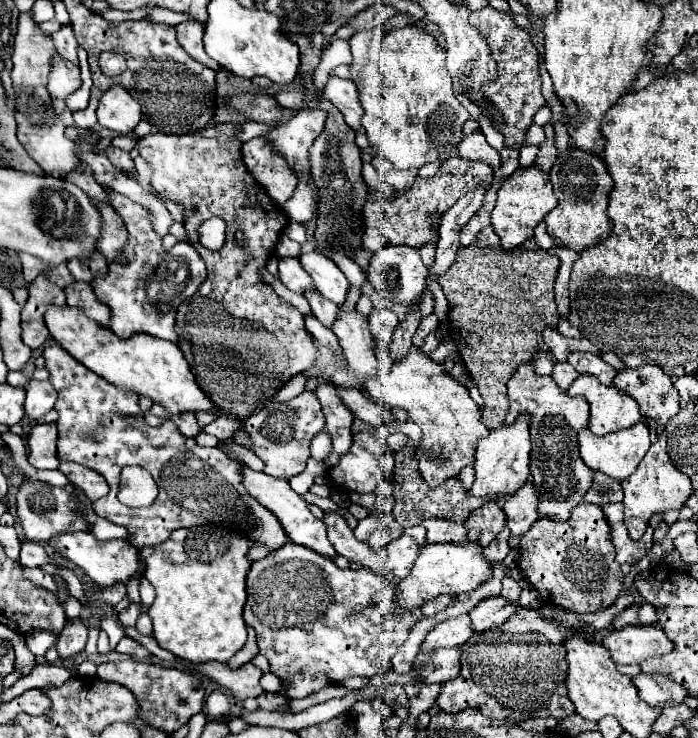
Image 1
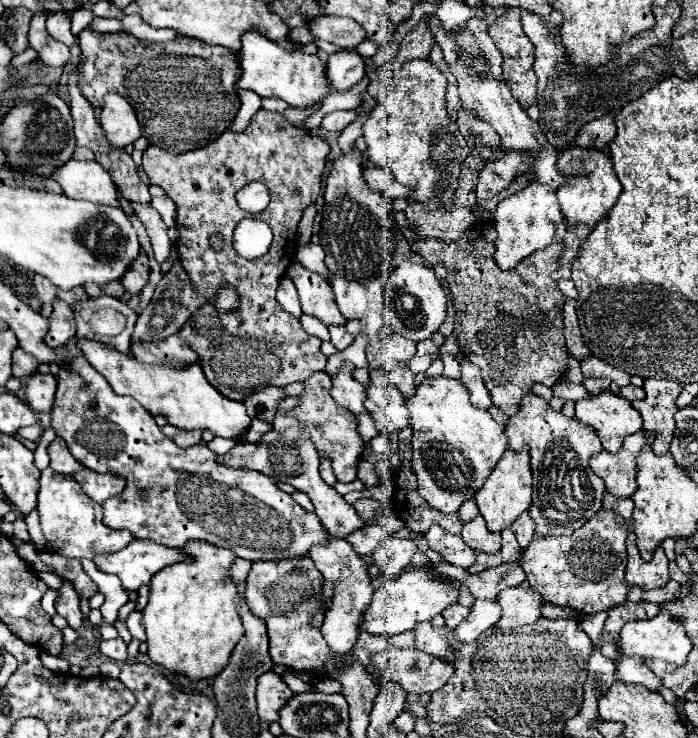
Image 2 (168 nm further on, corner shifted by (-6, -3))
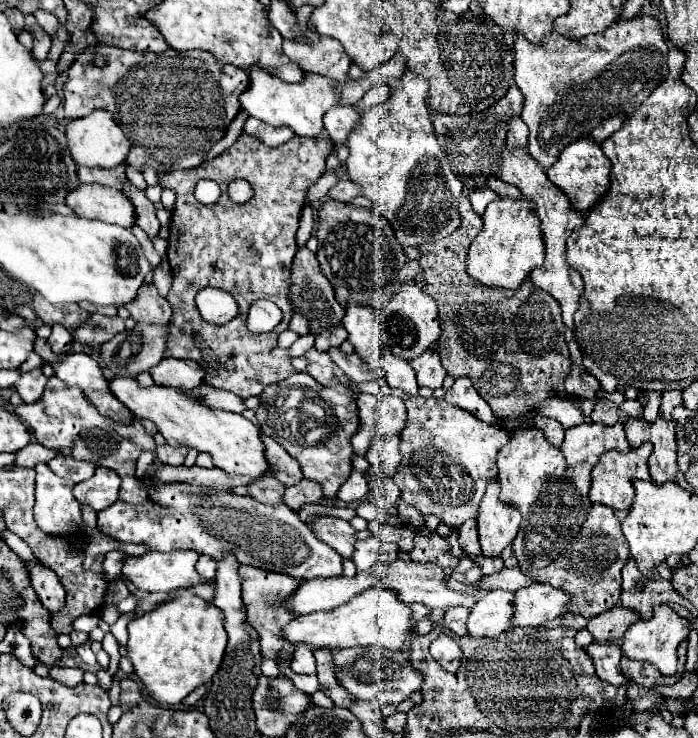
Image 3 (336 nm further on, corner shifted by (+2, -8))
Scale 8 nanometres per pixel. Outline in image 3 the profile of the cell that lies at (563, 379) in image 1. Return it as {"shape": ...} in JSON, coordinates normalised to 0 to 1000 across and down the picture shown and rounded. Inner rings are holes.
{"shape":[[[765,565],[762,579],[774,581],[779,587],[779,592],[785,592],[785,598],[791,603],[799,603],[799,606],[805,603],[805,598],[808,598],[808,581],[805,581],[805,576],[799,570],[785,568],[785,565]]]}

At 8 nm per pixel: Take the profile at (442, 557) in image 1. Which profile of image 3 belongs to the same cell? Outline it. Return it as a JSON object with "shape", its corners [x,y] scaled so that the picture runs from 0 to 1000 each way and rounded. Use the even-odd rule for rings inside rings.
{"shape":[[[524,798],[499,817],[476,828],[453,828],[441,833],[421,836],[407,852],[404,863],[418,874],[438,871],[447,882],[453,879],[496,879],[496,877],[553,877],[573,879],[579,874],[582,858],[587,852],[587,825],[570,814],[570,809],[556,798]]]}

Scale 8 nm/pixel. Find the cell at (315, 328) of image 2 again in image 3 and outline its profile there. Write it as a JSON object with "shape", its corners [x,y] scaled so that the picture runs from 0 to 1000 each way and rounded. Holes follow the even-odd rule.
{"shape":[[[446,451],[428,457],[414,472],[414,482],[417,485],[424,485],[436,481],[436,478],[450,470],[450,465],[451,457]]]}

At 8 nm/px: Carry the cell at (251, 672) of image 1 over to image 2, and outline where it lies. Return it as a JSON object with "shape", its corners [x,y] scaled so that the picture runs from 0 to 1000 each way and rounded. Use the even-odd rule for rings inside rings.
{"shape":[[[378,911],[370,919],[370,970],[378,978],[395,978],[398,976],[398,962],[401,957],[415,949],[421,940],[418,935],[404,924],[404,919],[393,911]]]}

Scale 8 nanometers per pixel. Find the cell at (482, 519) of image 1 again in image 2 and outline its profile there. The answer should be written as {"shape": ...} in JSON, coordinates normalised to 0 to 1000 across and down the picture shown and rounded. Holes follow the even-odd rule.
{"shape":[[[682,699],[679,705],[668,707],[665,715],[662,715],[662,732],[679,743],[679,745],[691,745],[696,751],[711,751],[716,745],[716,734],[719,734],[719,726],[716,721],[702,721],[693,710],[693,702],[691,699]]]}

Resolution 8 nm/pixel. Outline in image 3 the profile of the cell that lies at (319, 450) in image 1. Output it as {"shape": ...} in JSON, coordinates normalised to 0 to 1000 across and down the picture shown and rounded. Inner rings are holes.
{"shape":[[[433,649],[427,657],[413,660],[404,676],[407,676],[407,682],[410,682],[418,692],[427,695],[438,682],[458,682],[458,676],[461,676],[461,663],[458,663],[458,657],[441,652],[441,649]]]}

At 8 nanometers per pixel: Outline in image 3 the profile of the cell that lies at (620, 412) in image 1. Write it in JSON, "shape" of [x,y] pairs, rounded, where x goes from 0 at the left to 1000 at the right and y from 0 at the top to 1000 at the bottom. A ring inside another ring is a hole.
{"shape":[[[834,573],[811,584],[811,595],[802,608],[811,619],[811,630],[822,633],[837,625],[851,630],[868,611],[900,614],[903,603],[897,598],[891,573],[877,579],[860,573]]]}

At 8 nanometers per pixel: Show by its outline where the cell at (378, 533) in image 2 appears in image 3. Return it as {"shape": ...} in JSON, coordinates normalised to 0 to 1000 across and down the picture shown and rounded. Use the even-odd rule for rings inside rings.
{"shape":[[[456,701],[447,709],[441,709],[450,720],[450,725],[481,744],[493,757],[501,757],[504,752],[504,738],[510,736],[507,717],[501,714],[499,706],[484,703],[484,701]]]}

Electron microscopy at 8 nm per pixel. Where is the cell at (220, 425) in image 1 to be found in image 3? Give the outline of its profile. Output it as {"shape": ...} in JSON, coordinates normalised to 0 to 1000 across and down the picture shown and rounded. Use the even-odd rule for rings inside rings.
{"shape":[[[372,588],[372,593],[381,606],[380,617],[383,625],[393,630],[388,631],[393,638],[393,646],[407,657],[407,660],[415,660],[415,657],[427,657],[436,644],[433,644],[433,636],[430,636],[430,627],[417,619],[411,611],[398,603],[390,593]]]}

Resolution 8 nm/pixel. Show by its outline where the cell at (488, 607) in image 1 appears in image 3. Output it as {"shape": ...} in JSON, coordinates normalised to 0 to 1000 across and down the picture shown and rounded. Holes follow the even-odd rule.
{"shape":[[[759,793],[739,801],[739,836],[736,850],[779,847],[814,828],[817,806],[791,793]]]}

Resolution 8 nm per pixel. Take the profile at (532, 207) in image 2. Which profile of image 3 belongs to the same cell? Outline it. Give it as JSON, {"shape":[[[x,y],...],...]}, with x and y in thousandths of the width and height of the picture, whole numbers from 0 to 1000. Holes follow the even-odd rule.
{"shape":[[[711,270],[691,291],[693,308],[670,335],[668,370],[699,389],[742,392],[756,370],[779,354],[779,324],[774,321],[771,294],[756,270]]]}

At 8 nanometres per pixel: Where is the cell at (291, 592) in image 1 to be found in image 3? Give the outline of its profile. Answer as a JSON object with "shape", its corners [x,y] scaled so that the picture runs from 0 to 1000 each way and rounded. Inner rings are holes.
{"shape":[[[344,766],[341,771],[344,776],[344,790],[347,790],[347,812],[352,820],[352,836],[355,844],[372,858],[372,877],[375,885],[387,893],[395,893],[401,879],[410,882],[421,882],[421,874],[413,874],[413,869],[404,866],[404,850],[418,841],[418,831],[413,831],[410,825],[401,825],[398,817],[413,809],[413,804],[418,804],[418,798],[424,798],[424,793],[430,793],[430,787],[413,782],[413,779],[401,779],[401,776],[390,776],[390,774],[378,774],[378,771],[367,771],[358,766]]]}

